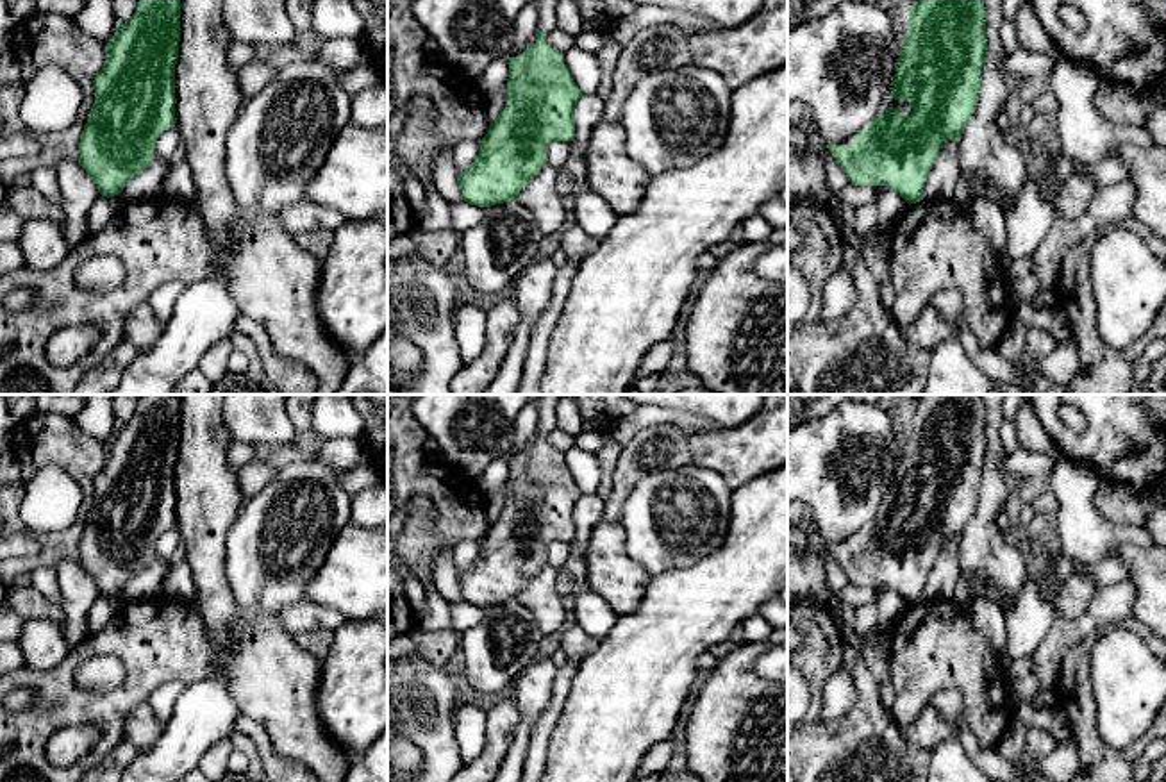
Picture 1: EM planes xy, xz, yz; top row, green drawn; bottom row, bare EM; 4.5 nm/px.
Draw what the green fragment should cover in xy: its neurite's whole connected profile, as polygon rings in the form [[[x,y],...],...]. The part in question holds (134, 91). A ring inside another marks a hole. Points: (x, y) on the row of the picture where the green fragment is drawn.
[[[139,0],[132,18],[118,25],[107,57],[93,80],[95,104],[79,143],[79,162],[102,196],[114,196],[146,170],[155,141],[175,127],[175,64],[180,41],[180,0]]]

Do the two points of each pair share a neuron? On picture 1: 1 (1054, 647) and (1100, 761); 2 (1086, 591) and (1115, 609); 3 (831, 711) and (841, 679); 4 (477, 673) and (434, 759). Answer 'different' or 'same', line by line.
1: different
2: different
3: same
4: different

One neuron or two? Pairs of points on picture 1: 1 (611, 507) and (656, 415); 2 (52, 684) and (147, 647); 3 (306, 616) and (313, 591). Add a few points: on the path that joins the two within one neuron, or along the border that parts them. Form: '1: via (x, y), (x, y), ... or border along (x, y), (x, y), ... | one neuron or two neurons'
1: border along (682, 429), (672, 424), (649, 425), (624, 447) | two neurons
2: via (75, 661), (91, 645), (124, 645) | one neuron
3: border along (304, 598), (331, 606), (347, 618) | two neurons

